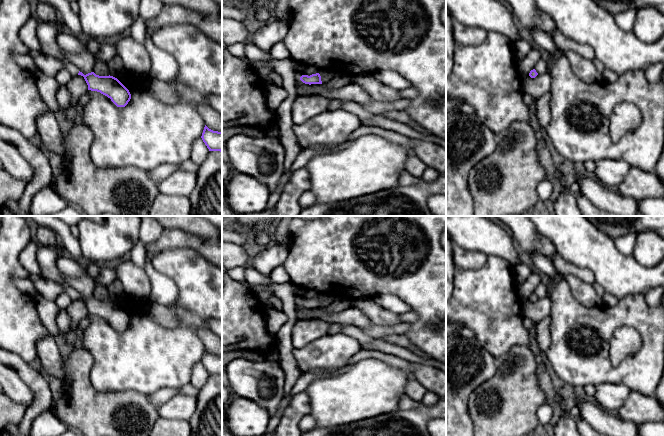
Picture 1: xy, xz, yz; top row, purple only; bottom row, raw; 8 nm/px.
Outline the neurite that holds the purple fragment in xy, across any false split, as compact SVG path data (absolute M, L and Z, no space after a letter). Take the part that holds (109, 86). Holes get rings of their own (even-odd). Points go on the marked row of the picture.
M40 22L37 28L37 37L42 52L64 62L65 68L73 75L84 77L88 90L97 91L107 96L117 107L125 107L131 99L129 90L113 76L99 76L94 72L84 75L79 69L66 59L62 49L57 44L57 35L60 31L57 23Z

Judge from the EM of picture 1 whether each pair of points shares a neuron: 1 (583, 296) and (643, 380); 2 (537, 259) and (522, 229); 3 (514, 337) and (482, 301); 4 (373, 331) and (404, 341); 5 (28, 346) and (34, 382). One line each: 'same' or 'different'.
1: different
2: different
3: same
4: different
5: different

